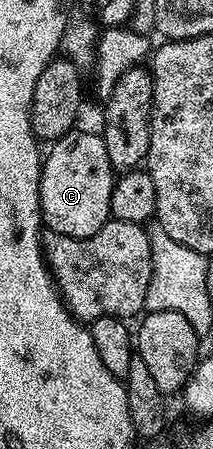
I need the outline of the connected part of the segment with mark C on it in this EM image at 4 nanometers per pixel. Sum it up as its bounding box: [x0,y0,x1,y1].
[40,128,116,238]

